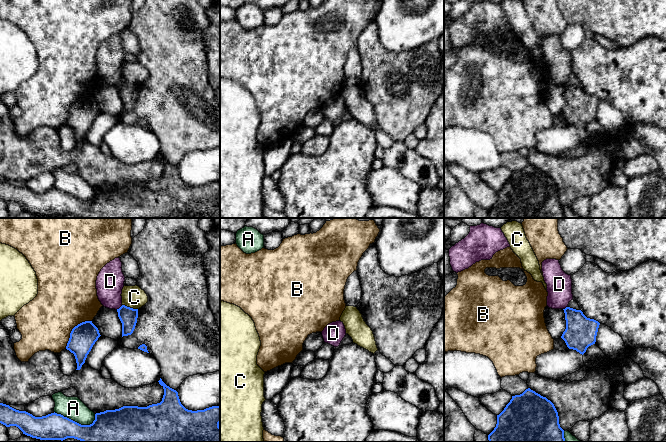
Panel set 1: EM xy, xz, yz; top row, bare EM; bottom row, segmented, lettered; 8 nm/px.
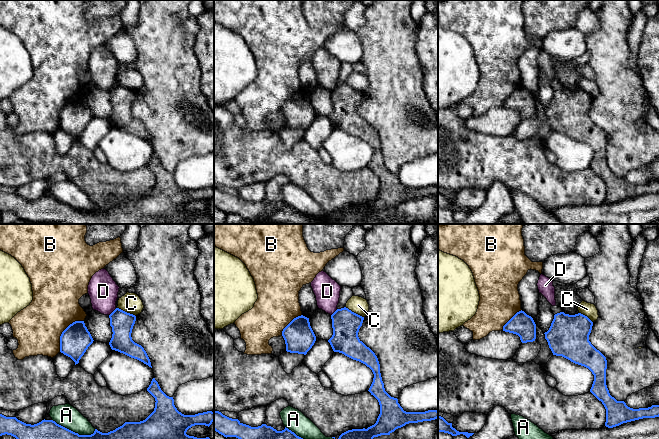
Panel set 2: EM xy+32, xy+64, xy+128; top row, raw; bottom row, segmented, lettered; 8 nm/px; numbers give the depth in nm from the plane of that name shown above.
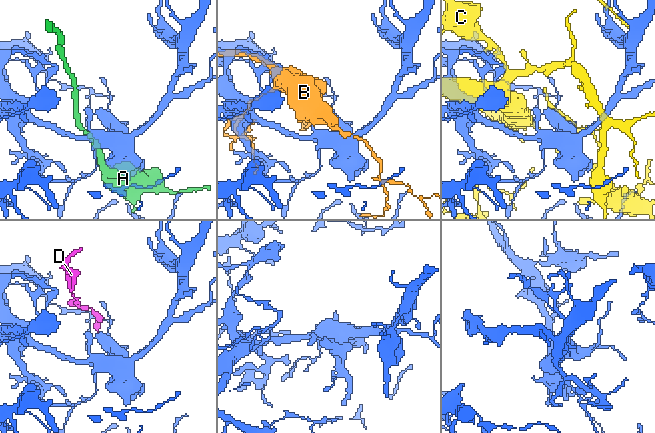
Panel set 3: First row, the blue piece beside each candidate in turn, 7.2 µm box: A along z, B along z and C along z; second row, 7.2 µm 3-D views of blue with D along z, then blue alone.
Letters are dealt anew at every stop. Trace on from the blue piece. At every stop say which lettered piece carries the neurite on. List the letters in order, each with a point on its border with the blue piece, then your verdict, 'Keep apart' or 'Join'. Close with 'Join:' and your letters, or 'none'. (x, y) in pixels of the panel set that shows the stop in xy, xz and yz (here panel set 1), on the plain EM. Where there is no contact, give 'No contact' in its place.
A: Touches blue at xy (74, 197). Keep apart
B: Touches blue at xy (72, 105). Keep apart
C: Touches blue at xy (129, 83). Keep apart
D: Touches blue at xy (120, 83). Keep apart
Join: none

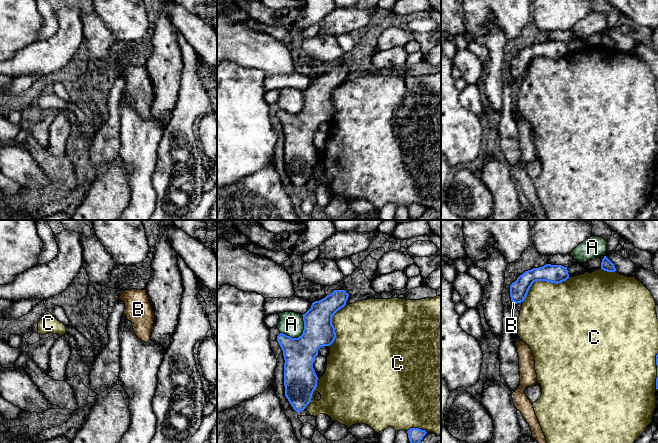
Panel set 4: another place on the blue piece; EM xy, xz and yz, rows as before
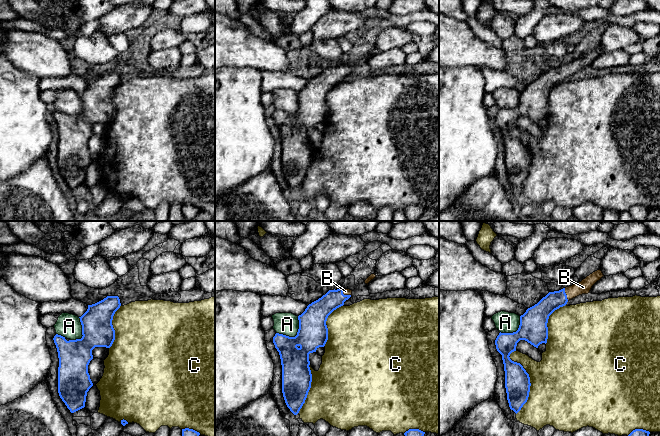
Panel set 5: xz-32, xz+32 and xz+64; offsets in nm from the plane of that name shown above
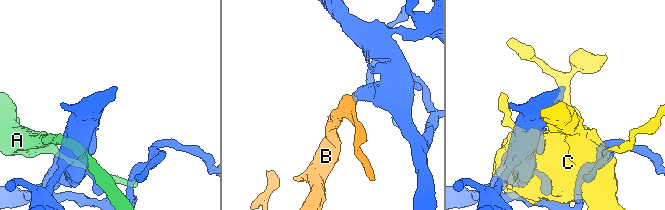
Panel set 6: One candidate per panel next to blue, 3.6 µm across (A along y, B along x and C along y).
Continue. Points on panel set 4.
A: Touches blue at xz (299, 112). Keep apart
B: Touches blue at yz (514, 78). Join
C: Touches blue at yz (542, 56). Keep apart
Join: B

